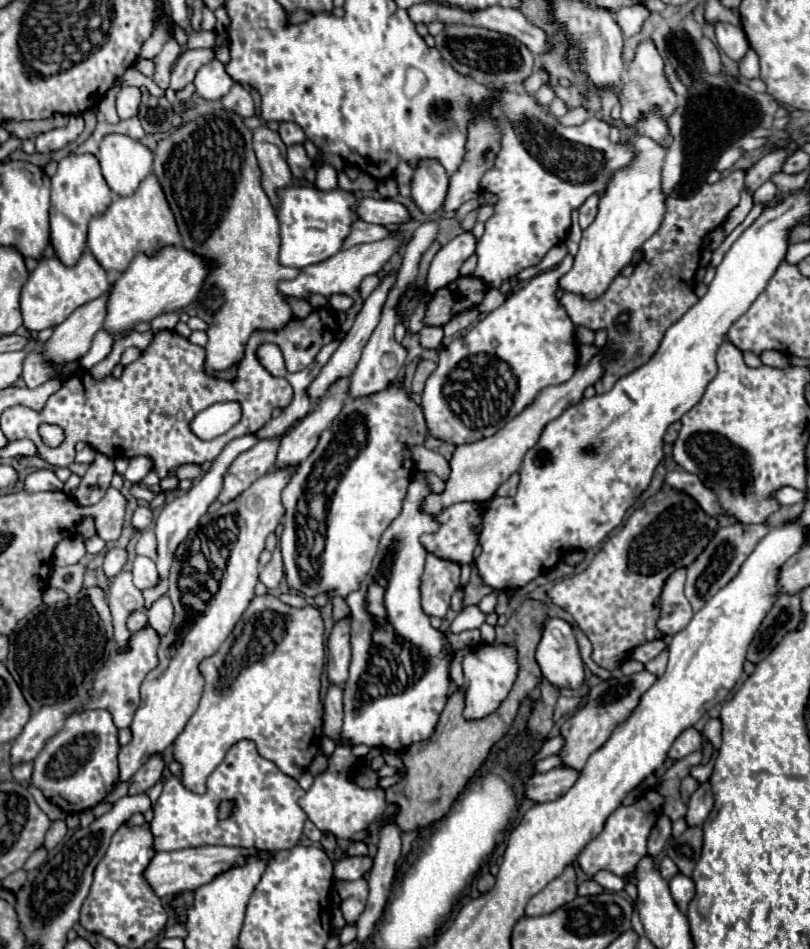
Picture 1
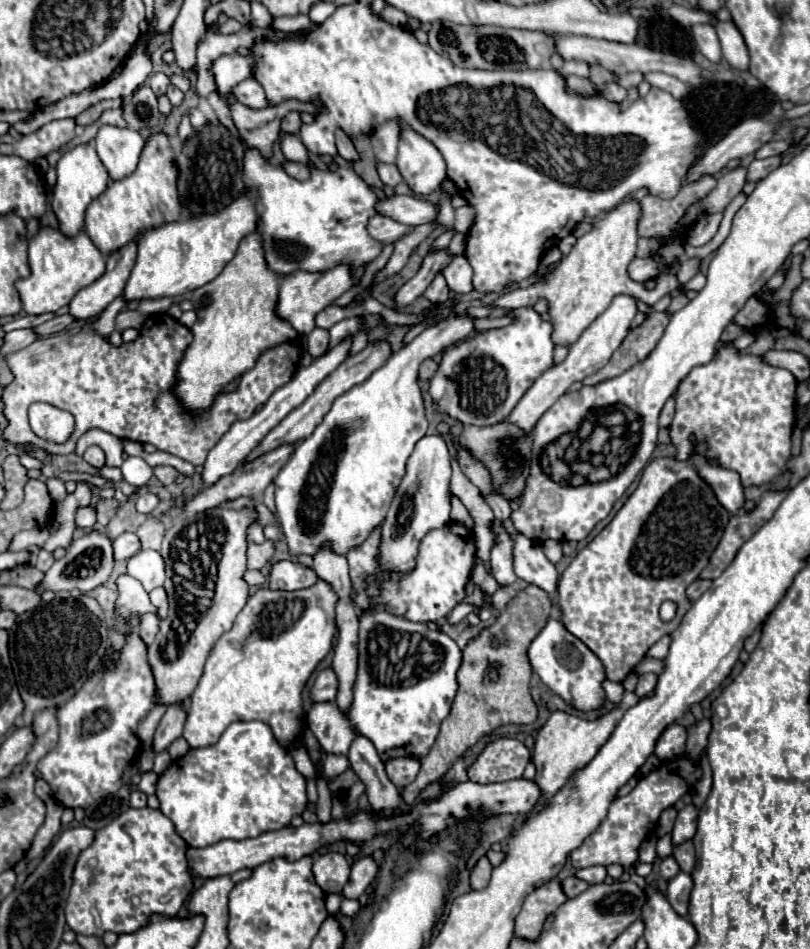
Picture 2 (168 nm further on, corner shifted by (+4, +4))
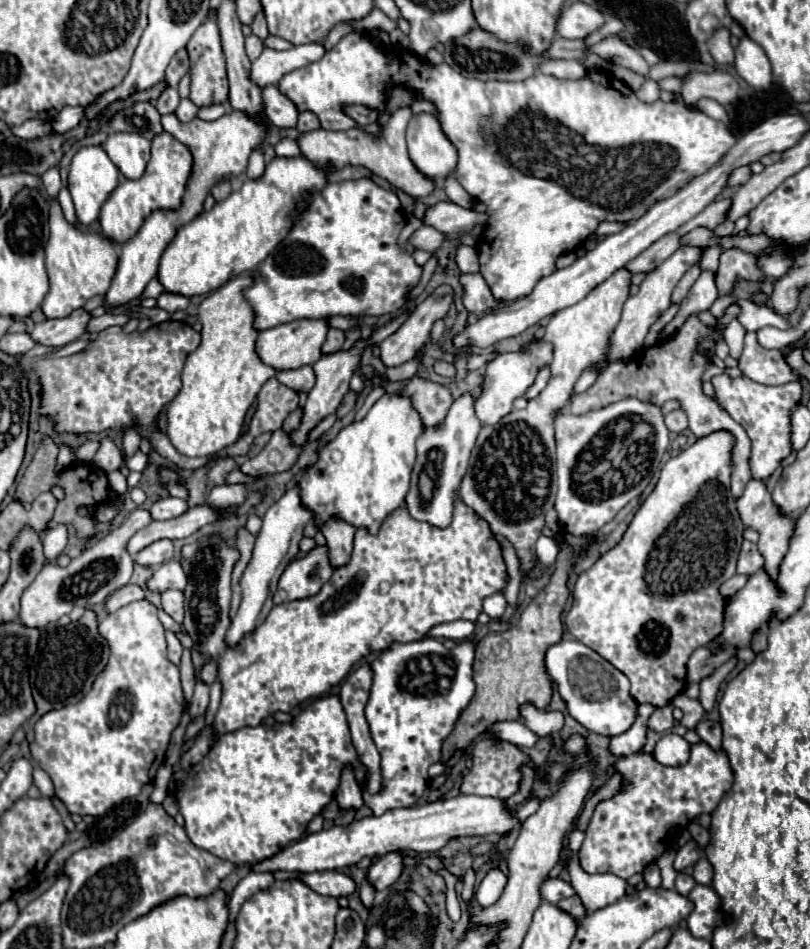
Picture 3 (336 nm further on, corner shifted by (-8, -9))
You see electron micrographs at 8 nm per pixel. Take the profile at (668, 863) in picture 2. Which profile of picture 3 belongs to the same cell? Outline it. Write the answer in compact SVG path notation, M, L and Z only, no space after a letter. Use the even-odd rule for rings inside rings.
M678 873L678 877L676 877L676 891L678 891L678 893L688 895L688 893L694 889L694 885L696 885L696 881L694 881L692 875L688 875L688 873Z

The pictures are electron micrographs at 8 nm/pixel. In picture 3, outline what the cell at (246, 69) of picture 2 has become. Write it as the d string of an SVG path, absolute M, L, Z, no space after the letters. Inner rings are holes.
M306 43L306 45L298 45L292 47L288 51L276 51L276 49L264 49L262 55L252 63L252 71L250 77L260 85L276 85L282 75L306 67L312 61L322 59L322 55L326 53L322 43Z

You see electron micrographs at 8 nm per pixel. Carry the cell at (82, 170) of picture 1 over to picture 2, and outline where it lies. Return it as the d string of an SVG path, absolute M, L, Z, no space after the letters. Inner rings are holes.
M80 144L80 146L64 152L56 164L56 172L58 172L58 180L52 190L52 210L56 214L60 232L64 236L72 238L84 228L84 212L86 212L88 204L106 190L108 172L106 172L104 164L100 162L96 148L92 144Z

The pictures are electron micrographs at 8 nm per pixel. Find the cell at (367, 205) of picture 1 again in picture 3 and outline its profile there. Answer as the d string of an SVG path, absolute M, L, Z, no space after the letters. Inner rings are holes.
M452 201L438 203L426 211L424 223L436 227L442 233L460 233L460 241L464 245L476 245L476 237L472 229L476 225L486 223L488 213L478 213L474 209L464 209Z

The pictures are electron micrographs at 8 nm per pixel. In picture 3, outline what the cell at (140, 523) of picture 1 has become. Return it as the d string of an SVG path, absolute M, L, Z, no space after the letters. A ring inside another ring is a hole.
M166 497L166 499L160 499L152 505L150 513L154 519L174 519L174 517L180 517L182 513L188 511L188 503L184 499L176 499L176 497Z

